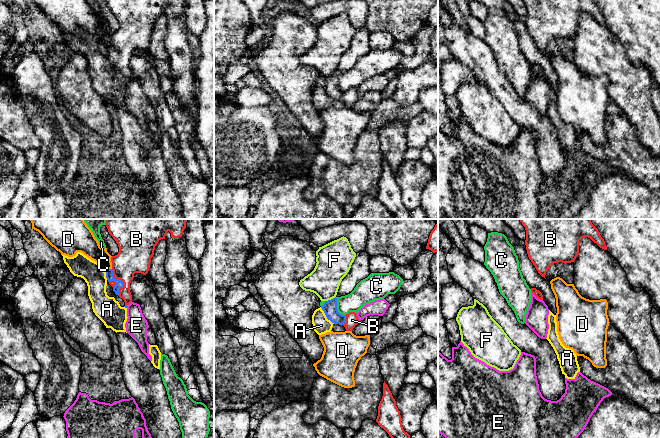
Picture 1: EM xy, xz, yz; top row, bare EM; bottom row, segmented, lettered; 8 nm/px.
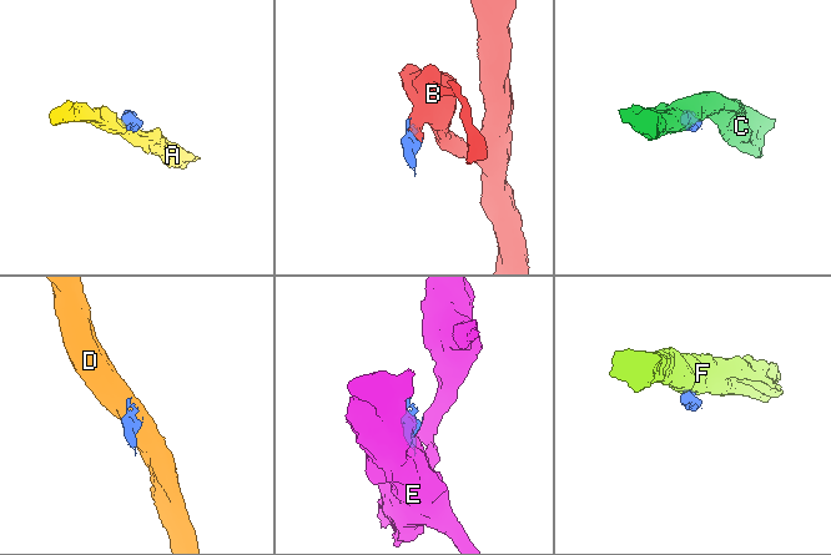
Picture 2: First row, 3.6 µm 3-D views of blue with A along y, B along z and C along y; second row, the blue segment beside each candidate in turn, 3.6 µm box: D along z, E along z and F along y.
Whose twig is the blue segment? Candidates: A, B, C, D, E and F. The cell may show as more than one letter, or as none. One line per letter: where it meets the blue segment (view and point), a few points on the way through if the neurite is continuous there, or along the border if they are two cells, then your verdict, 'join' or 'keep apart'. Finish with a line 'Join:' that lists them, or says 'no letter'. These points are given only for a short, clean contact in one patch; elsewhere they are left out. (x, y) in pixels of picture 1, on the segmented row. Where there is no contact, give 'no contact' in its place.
A: contact xz (326, 316); keep apart
B: contact xy (121, 281); way xy (119, 284), (121, 281), (123, 267), (134, 256); join
C: contact xz (336, 307); keep apart
D: contact xy (108, 269); border xy (111, 268), (105, 271); keep apart
E: contact xy (127, 305); border xy (128, 305), (126, 307); keep apart
F: contact xz (331, 299); border xz (335, 296), (325, 301); keep apart
Join: B

